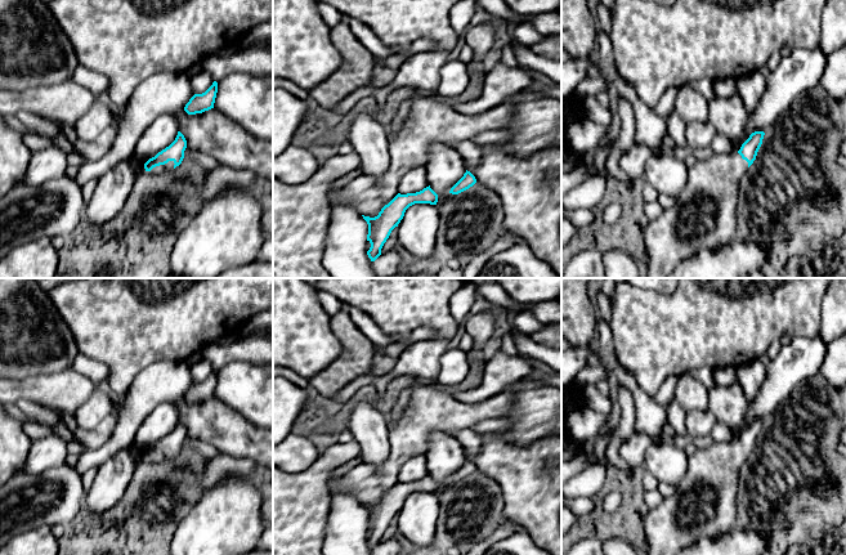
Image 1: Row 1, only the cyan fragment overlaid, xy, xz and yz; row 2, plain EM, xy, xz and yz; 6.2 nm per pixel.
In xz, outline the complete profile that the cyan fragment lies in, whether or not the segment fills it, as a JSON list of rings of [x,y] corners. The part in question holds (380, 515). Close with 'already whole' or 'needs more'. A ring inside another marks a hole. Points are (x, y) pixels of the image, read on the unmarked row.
[[[429,475],[416,482],[398,482],[388,493],[385,493],[377,505],[363,505],[368,513],[367,529],[371,532],[367,540],[371,550],[381,543],[381,537],[389,527],[391,519],[398,515],[406,498],[415,492],[437,493],[438,483]]]; already whole

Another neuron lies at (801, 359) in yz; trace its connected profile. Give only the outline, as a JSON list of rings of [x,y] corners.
[[[819,334],[809,339],[793,337],[788,345],[782,345],[778,355],[766,366],[765,382],[758,395],[749,402],[743,424],[733,429],[737,438],[752,421],[770,417],[798,384],[818,379],[825,350],[827,344]]]

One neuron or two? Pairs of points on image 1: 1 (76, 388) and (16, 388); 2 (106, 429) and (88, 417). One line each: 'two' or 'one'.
1: one
2: two

